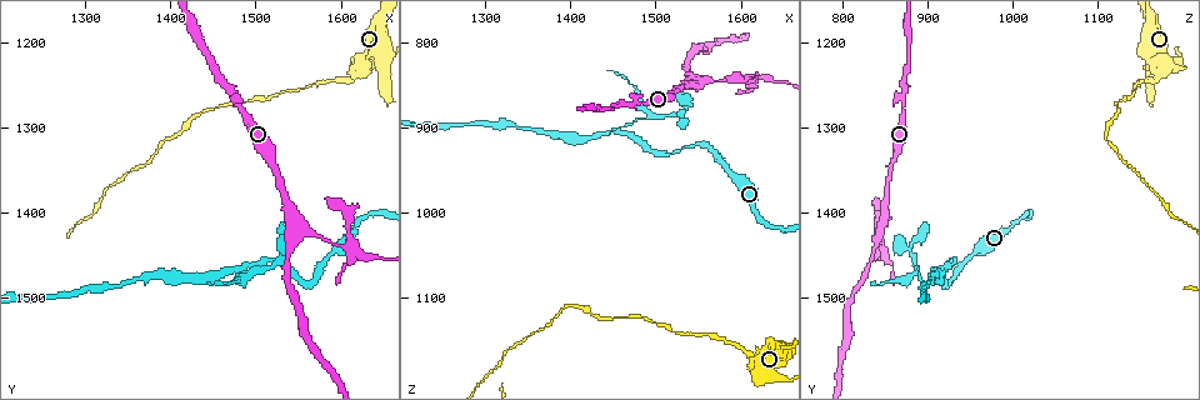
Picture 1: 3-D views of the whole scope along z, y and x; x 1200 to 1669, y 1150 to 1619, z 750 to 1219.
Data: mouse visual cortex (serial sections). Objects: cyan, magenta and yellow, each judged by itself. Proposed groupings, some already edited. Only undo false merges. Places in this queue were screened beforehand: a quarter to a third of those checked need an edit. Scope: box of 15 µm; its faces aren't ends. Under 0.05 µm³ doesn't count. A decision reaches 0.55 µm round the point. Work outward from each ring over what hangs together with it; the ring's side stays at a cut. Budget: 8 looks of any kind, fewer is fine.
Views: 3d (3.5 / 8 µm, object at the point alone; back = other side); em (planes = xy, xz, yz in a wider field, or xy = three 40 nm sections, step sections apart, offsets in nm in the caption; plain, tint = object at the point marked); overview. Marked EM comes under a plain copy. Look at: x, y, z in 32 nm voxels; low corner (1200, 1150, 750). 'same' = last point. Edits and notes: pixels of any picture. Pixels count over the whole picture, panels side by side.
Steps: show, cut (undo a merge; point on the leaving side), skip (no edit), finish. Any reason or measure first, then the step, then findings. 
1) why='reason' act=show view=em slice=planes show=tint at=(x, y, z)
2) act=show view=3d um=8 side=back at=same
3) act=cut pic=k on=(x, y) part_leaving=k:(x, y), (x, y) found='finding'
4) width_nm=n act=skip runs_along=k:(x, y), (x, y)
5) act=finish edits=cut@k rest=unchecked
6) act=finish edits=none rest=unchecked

why='sharp bend' act=show view=3d um=3.5 side=back at=(1555, 1485, 920)

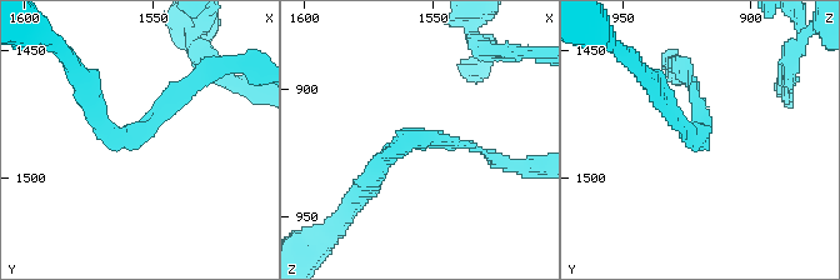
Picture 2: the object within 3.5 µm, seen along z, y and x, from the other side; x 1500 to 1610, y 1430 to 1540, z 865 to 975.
arm_widths_nm=150,250 act=show view=em slice=xy step=2 show=tint at=(1558, 1484, 920)

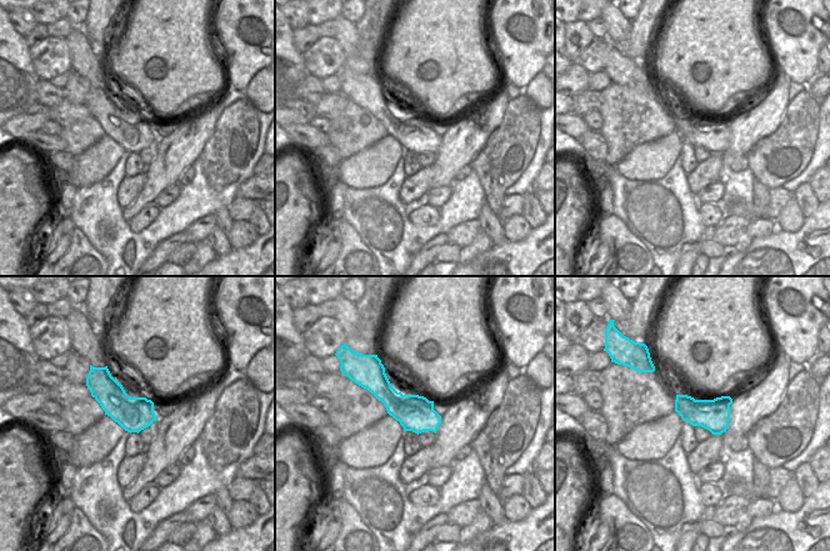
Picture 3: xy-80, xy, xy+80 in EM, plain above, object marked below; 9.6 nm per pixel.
act=skip runs_along=2:(366, 186), (405, 141), (478, 148) found='all the same cell'

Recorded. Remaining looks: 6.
why='two arms in line, one across' act=show view=3d um=3.5 side=back at=(1540, 1405, 850)

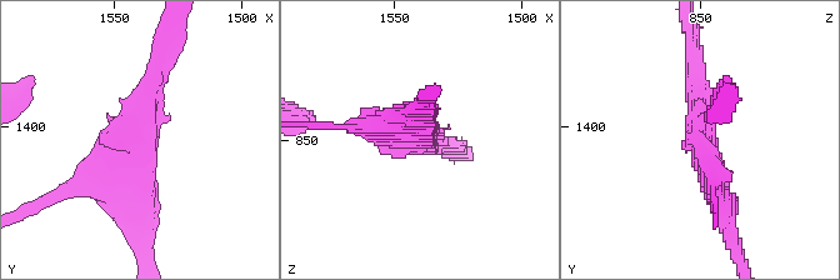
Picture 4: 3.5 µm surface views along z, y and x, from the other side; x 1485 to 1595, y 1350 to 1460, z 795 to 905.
arms=3 arm_widths_nm=300,300,350 why='need the tissue' act=show view=em slice=xy step=5 show=tint at=(1542, 1406, 850)

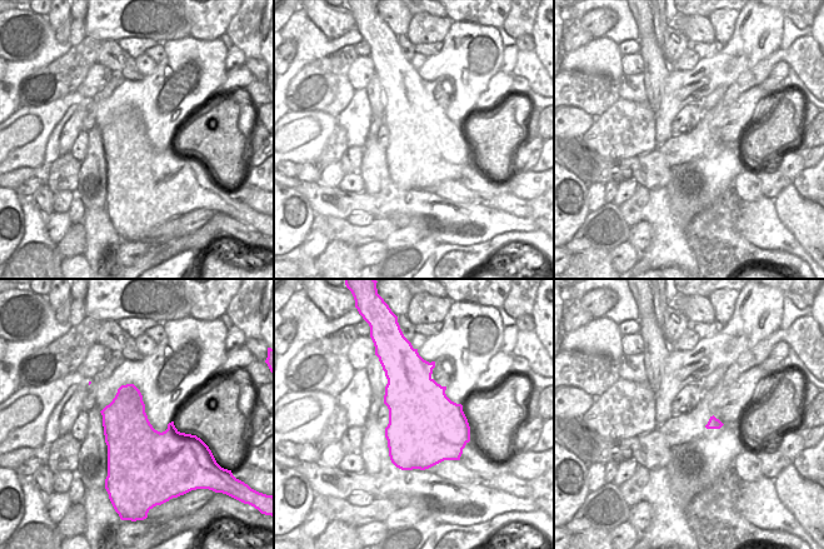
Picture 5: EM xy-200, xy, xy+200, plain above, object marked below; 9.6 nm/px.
act=skip runs_along=4:(695, 65), (704, 156), (724, 223) found='one cell here'

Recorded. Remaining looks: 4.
why='branch point' act=show view=3d um=3.5 at=(1455, 1475, 910)

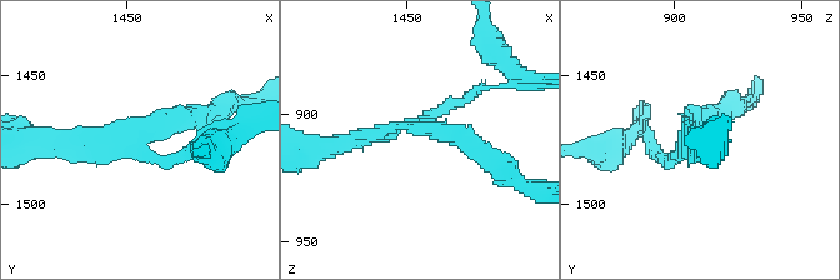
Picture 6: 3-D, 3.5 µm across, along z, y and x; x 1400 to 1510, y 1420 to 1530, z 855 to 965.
arms=3 arm_widths_nm=150,250,250 act=show view=em slice=xy step=1 show=tint at=(1454, 1473, 906)

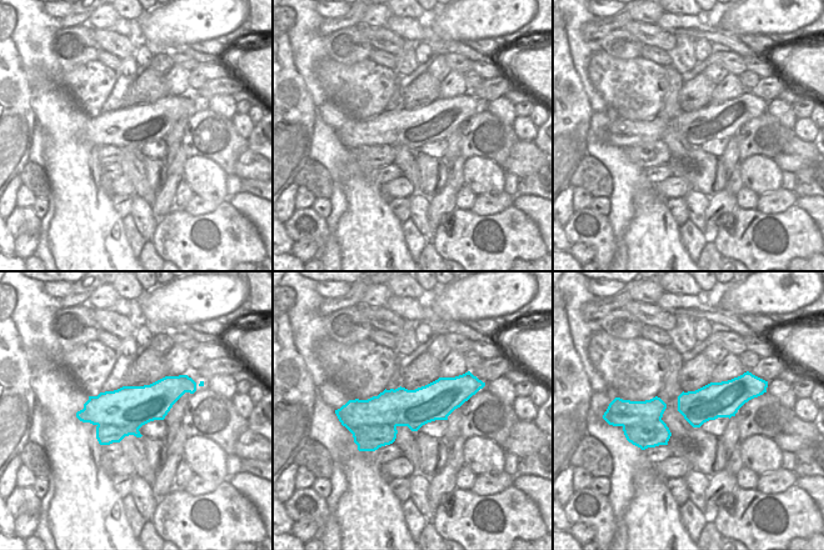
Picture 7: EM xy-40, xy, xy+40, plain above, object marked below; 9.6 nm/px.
act=cut pic=6 on=(650, 140) part_leaving=6:(666, 158), (640, 124) found='two cells meet here'

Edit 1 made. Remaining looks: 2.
act=finish edits=cut@6 rest=unchecked

